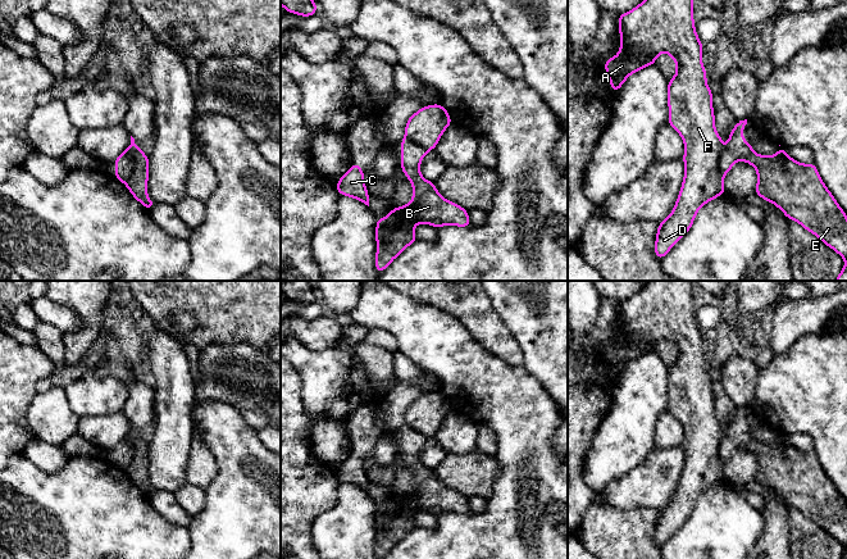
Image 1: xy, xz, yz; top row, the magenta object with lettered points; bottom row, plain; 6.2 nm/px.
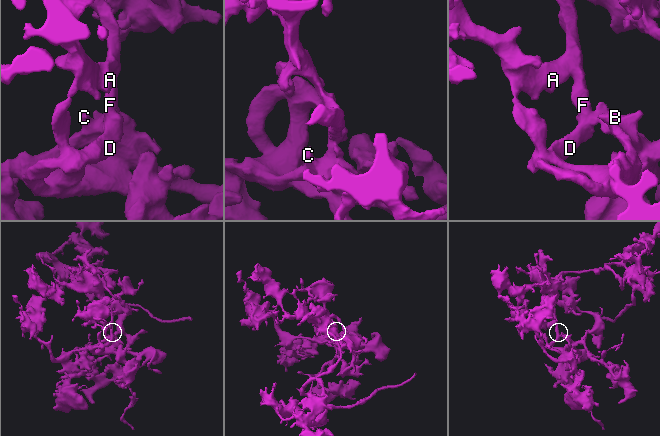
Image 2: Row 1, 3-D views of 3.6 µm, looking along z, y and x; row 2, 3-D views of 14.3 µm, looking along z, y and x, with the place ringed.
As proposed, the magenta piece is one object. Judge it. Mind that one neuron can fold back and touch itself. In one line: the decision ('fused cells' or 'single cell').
single cell

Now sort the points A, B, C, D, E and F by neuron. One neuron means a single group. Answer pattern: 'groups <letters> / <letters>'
groups A B C D E F

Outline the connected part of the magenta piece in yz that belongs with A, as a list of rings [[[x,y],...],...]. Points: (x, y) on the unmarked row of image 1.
[[[650,281],[638,294],[619,301],[620,337],[618,342],[605,349],[605,358],[615,380],[632,360],[655,351],[662,338],[666,338],[677,351],[677,360],[668,371],[668,410],[684,428],[686,459],[673,499],[659,510],[655,542],[662,546],[689,518],[698,496],[725,481],[724,463],[736,449],[744,447],[757,458],[755,481],[771,488],[788,506],[796,508],[837,538],[846,547],[841,559],[847,559],[847,503],[821,468],[816,453],[801,451],[788,444],[782,433],[770,444],[756,441],[751,431],[743,427],[747,406],[737,409],[727,433],[721,432],[723,426],[715,417],[712,380],[706,371],[707,360],[702,353],[703,333],[695,317],[692,287],[693,281]]]

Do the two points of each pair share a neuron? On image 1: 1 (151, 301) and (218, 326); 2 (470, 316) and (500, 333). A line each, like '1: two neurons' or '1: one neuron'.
1: one neuron
2: one neuron

